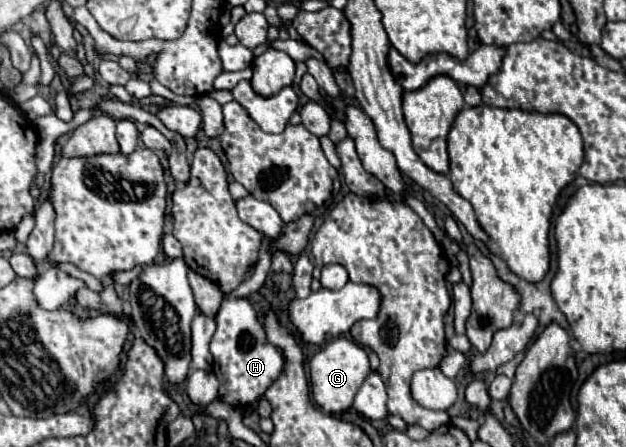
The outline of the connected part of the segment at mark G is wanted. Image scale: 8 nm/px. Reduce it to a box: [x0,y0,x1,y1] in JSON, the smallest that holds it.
[309,336,371,414]

